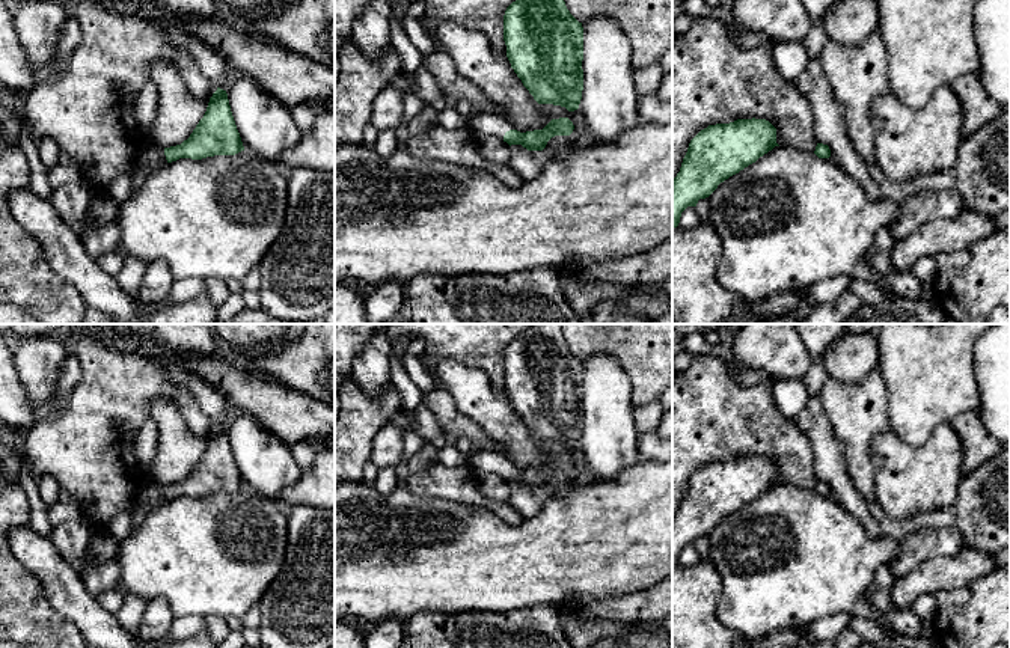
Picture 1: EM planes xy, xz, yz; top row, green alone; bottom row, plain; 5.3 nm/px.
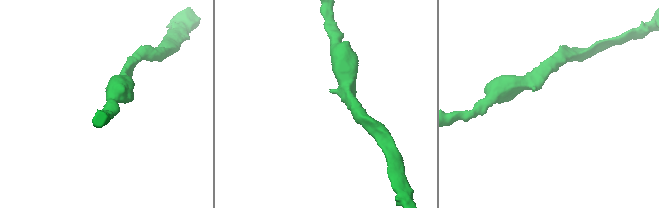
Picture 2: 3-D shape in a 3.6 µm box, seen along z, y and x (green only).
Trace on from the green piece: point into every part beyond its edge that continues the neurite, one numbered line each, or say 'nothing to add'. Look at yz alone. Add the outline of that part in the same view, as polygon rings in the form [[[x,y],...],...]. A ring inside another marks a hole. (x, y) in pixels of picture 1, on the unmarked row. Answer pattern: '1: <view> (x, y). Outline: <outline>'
nothing to add

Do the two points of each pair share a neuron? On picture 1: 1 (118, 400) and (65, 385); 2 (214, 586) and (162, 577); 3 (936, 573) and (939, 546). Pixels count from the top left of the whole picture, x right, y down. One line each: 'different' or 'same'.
1: different
2: same
3: different

